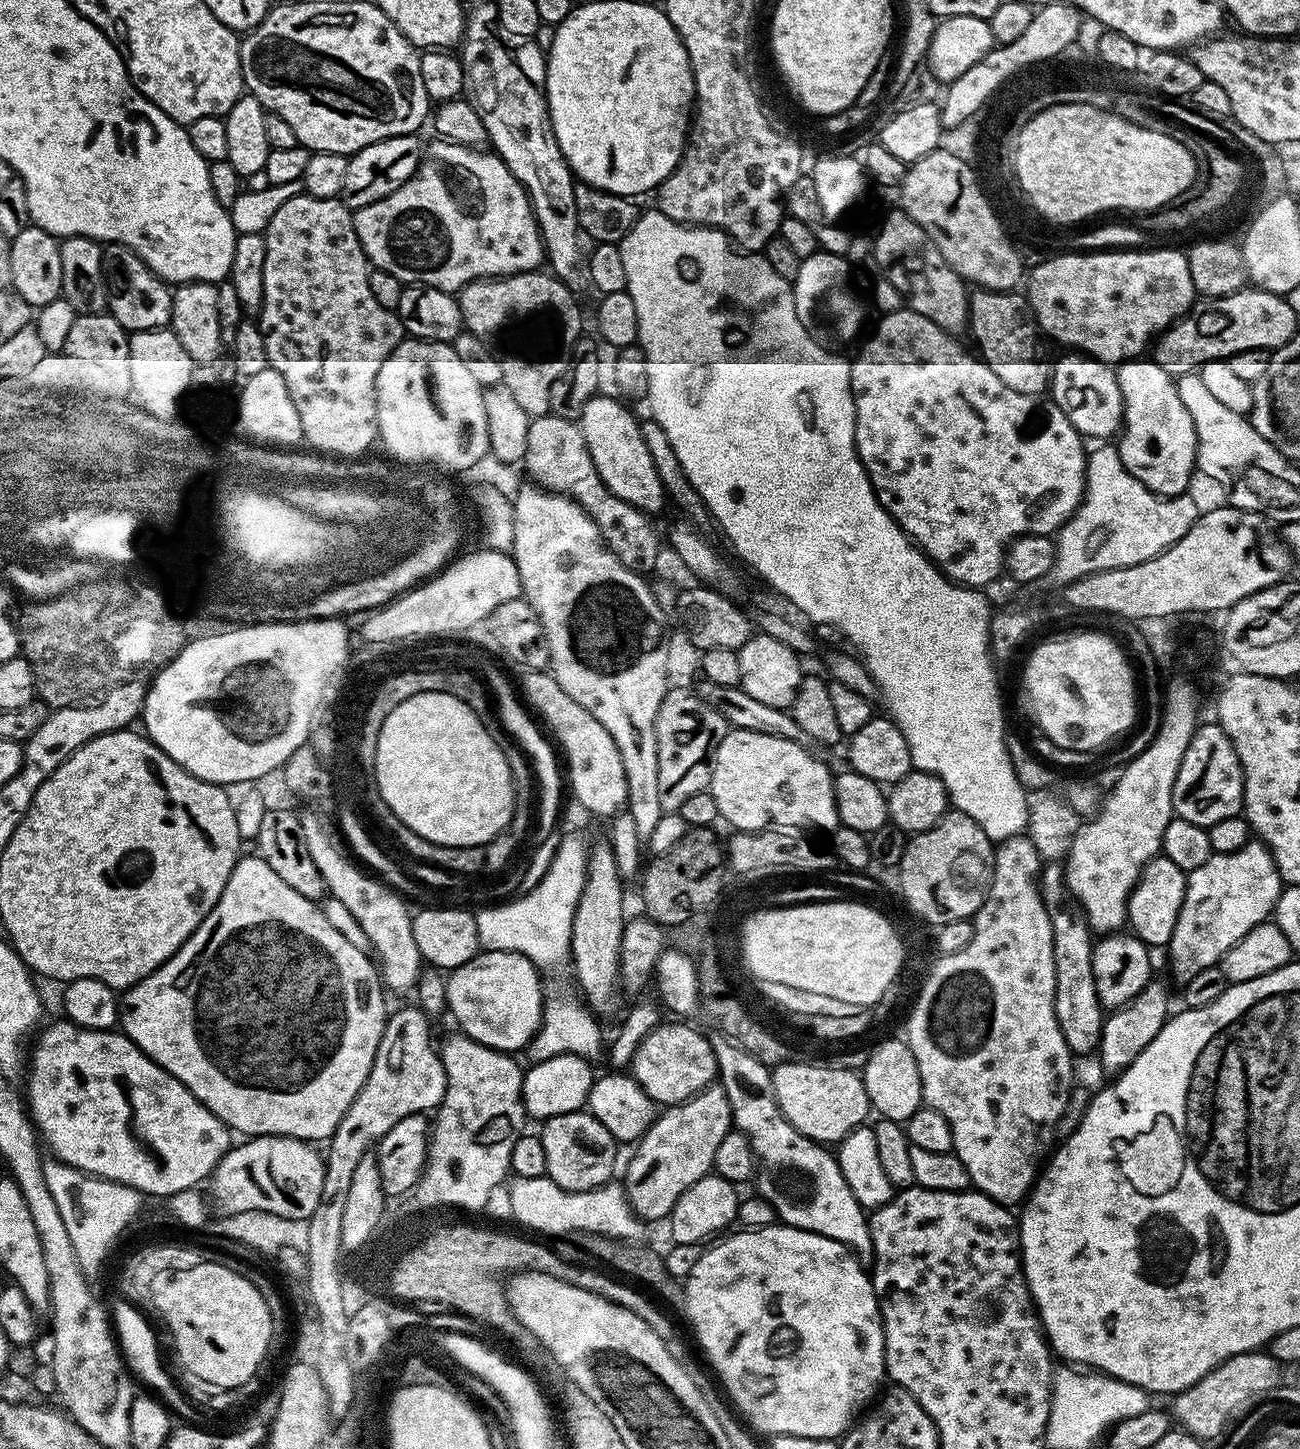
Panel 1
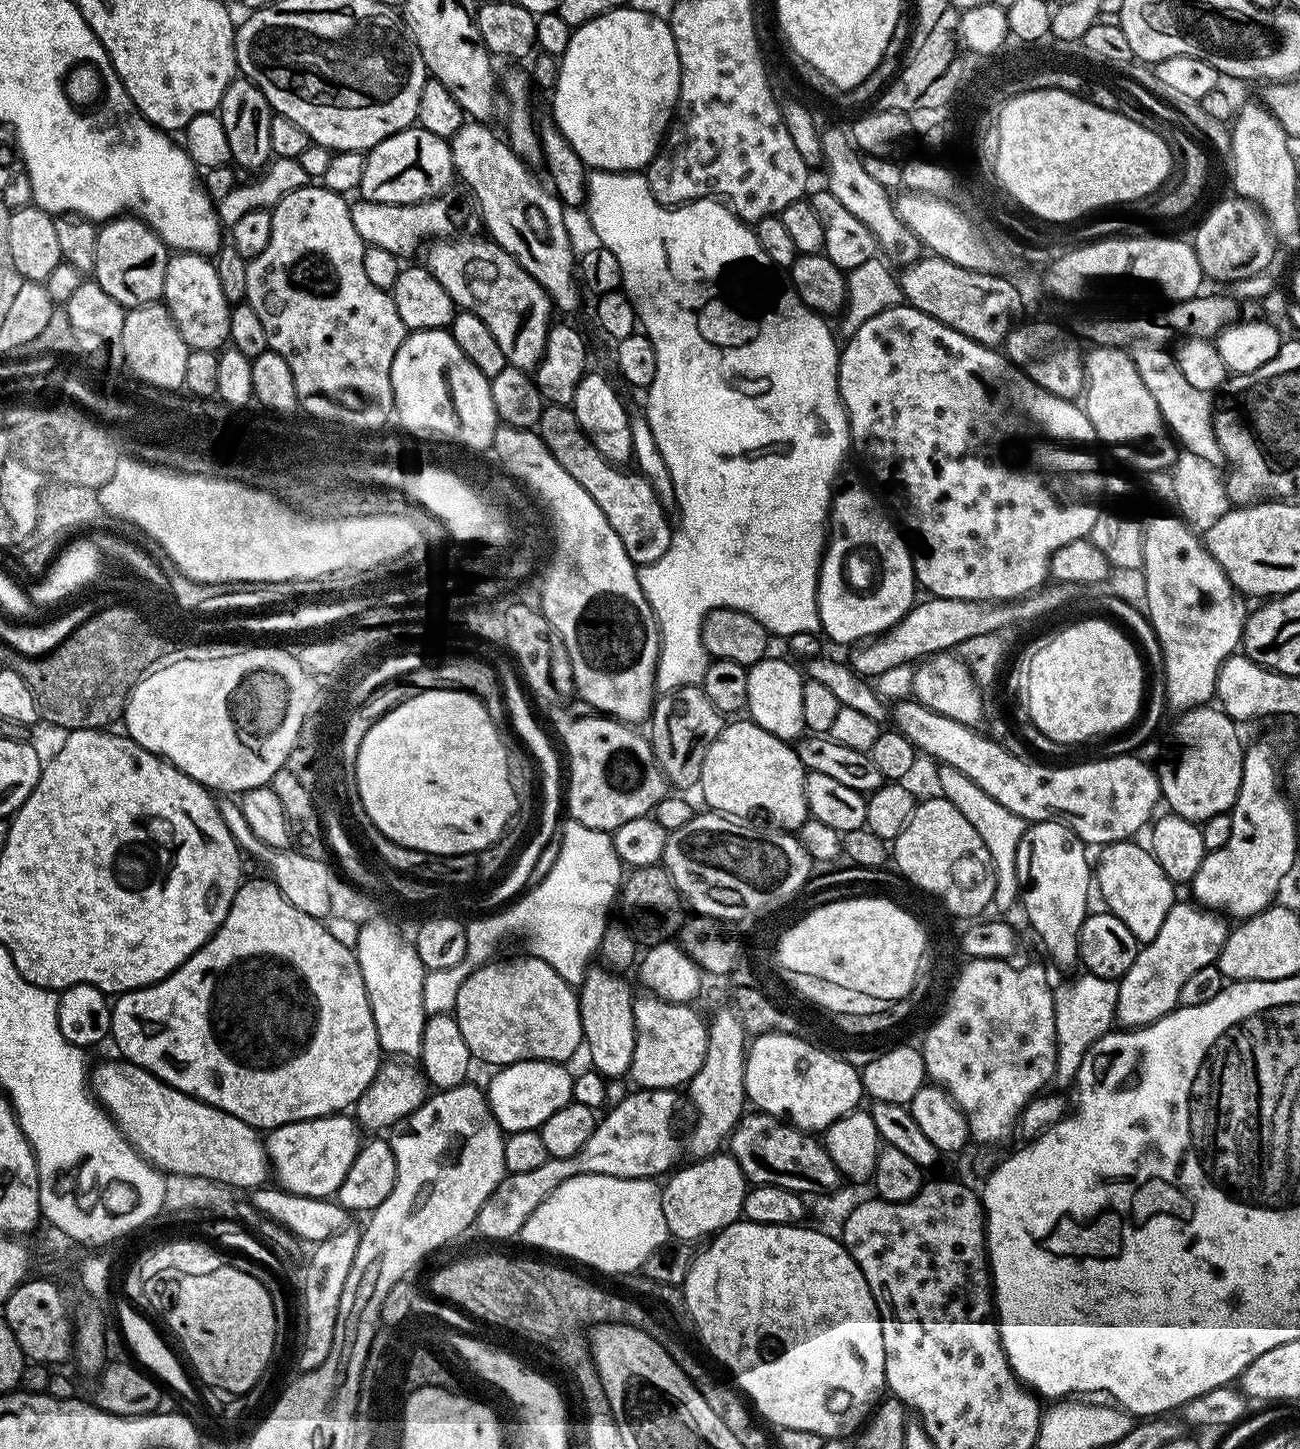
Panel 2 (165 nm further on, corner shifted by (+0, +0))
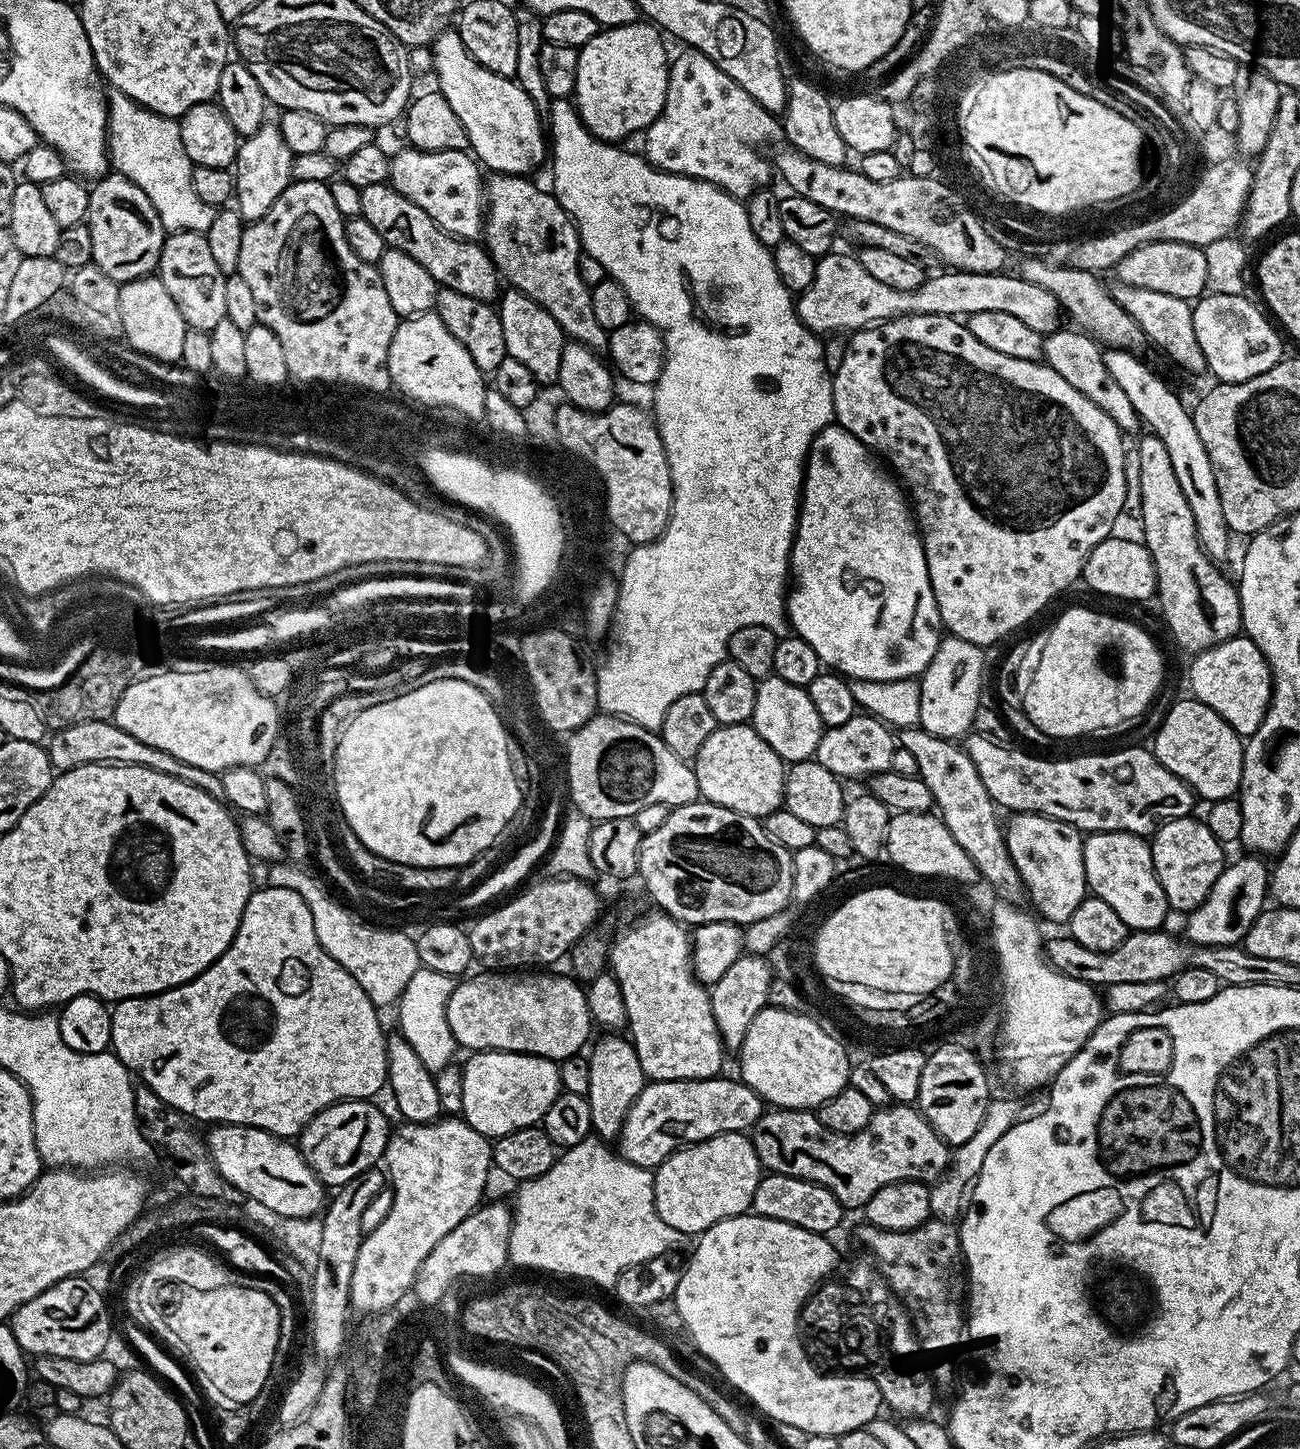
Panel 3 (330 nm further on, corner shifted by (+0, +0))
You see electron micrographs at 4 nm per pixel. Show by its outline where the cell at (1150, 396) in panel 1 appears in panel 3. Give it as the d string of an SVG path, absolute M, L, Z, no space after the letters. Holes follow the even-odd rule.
M1079 330L1064 331L1050 332L1043 337L1043 359L1055 372L1062 374L1062 378L1066 378L1070 386L1074 386L1086 398L1090 398L1090 402L1097 404L1103 412L1110 414L1110 418L1114 418L1114 422L1120 427L1121 433L1129 434L1128 432L1134 431L1136 427L1141 427L1140 415L1134 410L1130 398L1126 398L1118 382L1110 378L1110 370L1106 370L1101 345Z

